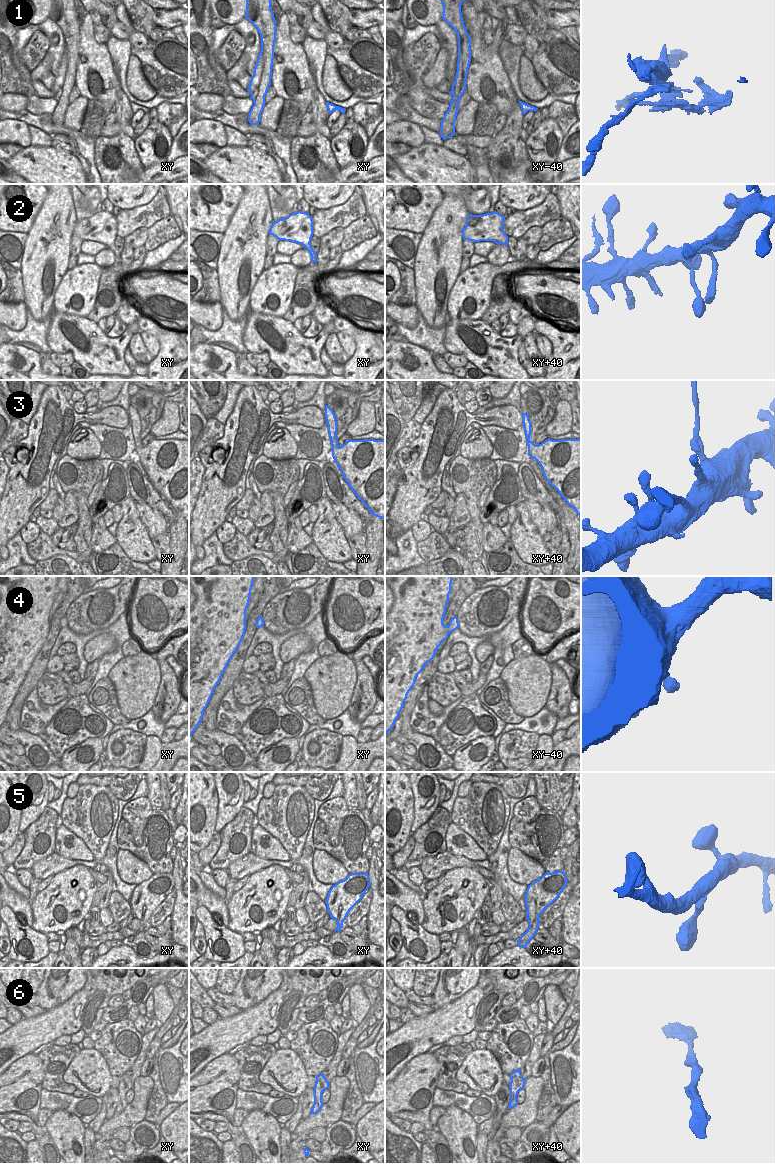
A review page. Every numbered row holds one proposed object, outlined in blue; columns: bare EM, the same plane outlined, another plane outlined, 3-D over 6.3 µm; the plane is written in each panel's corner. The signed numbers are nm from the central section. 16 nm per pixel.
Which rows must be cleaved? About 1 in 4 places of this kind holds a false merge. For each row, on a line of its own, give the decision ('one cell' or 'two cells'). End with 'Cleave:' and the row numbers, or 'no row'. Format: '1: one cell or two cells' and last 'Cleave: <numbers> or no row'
1: two cells
2: one cell
3: two cells
4: one cell
5: one cell
6: one cell
Cleave: 1, 3

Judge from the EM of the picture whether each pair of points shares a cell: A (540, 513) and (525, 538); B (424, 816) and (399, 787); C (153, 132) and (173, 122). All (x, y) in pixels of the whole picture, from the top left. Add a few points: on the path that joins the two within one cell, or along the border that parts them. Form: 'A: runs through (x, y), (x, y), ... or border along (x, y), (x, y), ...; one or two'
A: border along (524, 503), (531, 522), (542, 538); two
B: border along (409, 782), (413, 797), (413, 822), (411, 827); two
C: border along (158, 120), (167, 128), (172, 138); two

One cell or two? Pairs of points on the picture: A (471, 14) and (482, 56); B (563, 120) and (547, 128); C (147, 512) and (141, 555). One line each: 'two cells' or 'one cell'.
A: two cells
B: two cells
C: two cells

